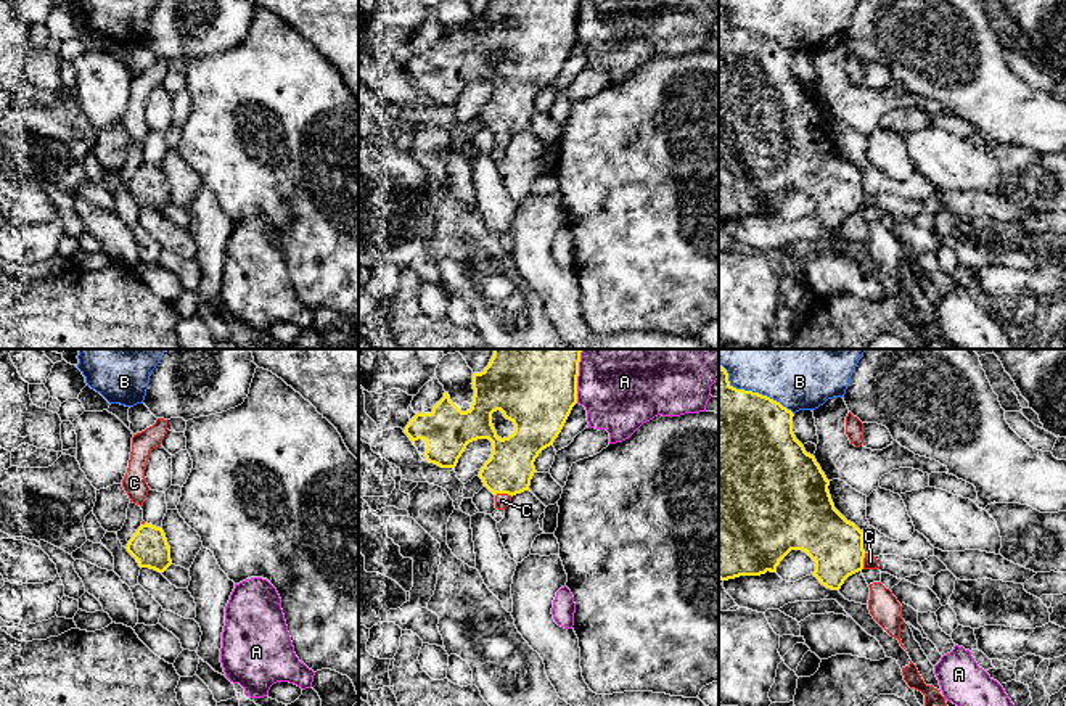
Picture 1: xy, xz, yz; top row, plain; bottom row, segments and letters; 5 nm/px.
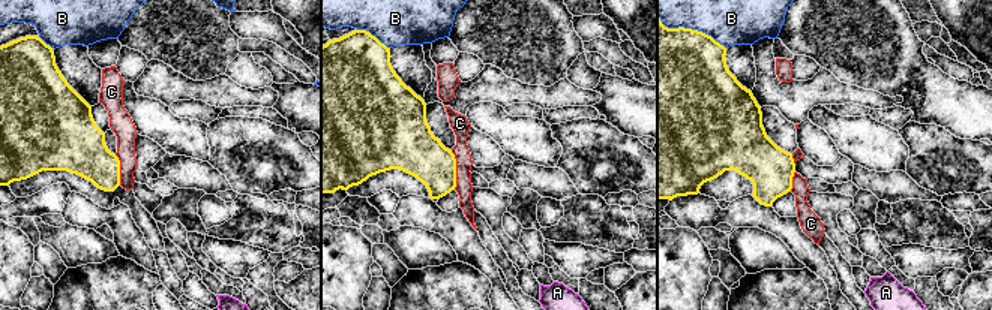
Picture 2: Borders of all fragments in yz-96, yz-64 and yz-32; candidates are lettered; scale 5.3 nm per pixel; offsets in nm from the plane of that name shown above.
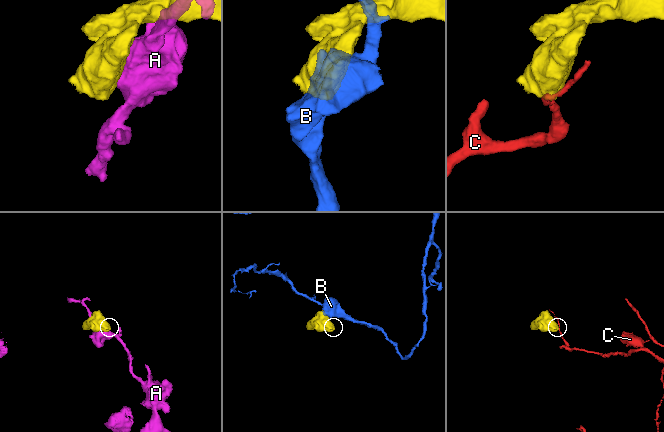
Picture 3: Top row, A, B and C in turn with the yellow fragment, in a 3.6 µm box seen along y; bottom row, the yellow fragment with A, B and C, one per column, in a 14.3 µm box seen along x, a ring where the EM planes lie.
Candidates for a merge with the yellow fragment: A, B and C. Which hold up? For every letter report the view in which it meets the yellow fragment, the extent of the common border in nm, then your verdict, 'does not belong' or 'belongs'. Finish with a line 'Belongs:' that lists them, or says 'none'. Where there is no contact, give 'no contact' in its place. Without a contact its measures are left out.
A: meets yellow in xz; contact 220 nm long; does not belong
B: meets yellow in yz; contact 460 nm long; does not belong
C: meets yellow in xz; contact 90 nm long; does not belong
Belongs: none

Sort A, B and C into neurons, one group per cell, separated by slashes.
A / B / C

